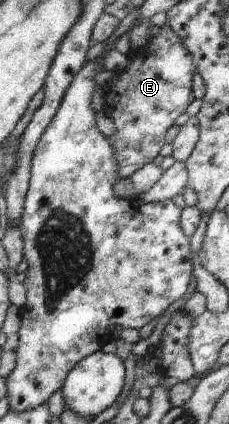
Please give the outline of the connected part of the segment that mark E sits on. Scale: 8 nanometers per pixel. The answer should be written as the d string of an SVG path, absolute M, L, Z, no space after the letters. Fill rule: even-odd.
M167 22L160 28L161 32L151 37L146 45L133 48L126 55L129 66L121 71L123 76L119 82L129 82L128 91L117 92L117 88L105 86L104 111L117 128L115 136L107 140L115 150L117 168L123 179L131 178L147 164L153 164L153 160L161 154L165 146L165 134L195 100L193 78L198 72L195 60L183 40Z

